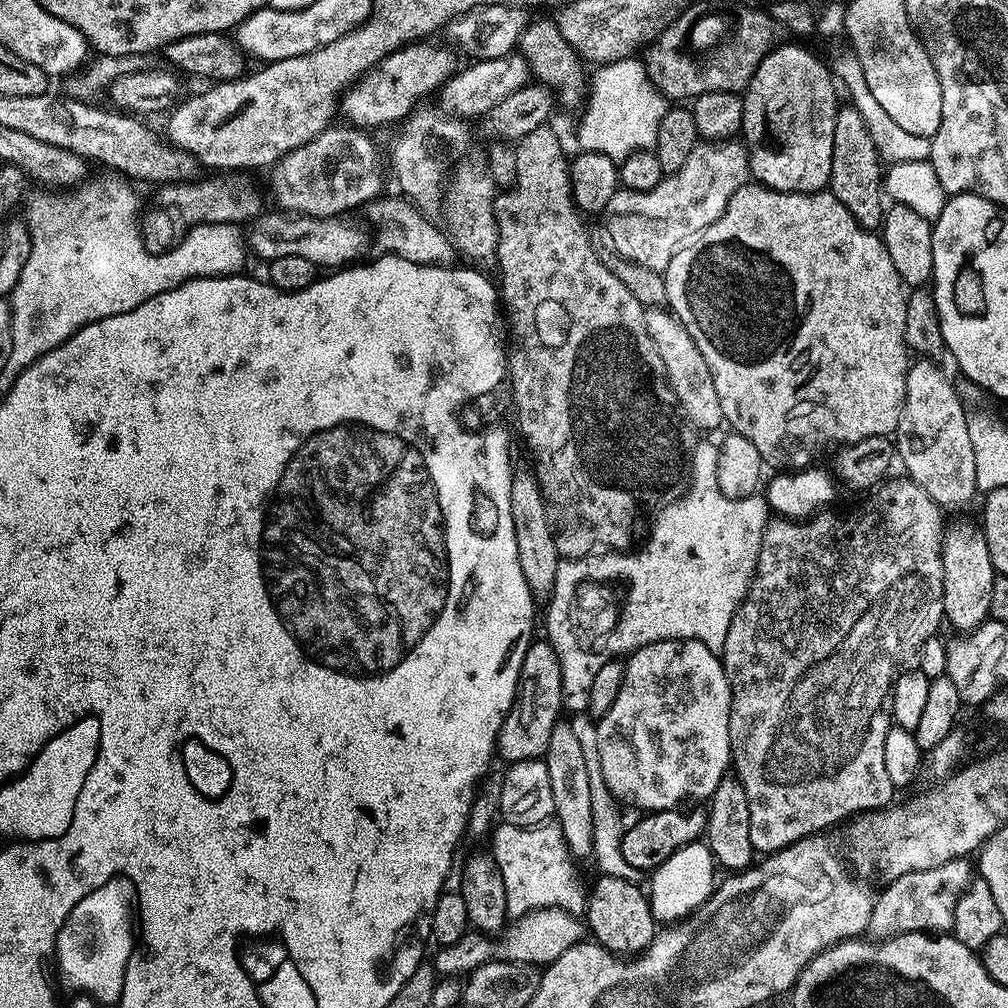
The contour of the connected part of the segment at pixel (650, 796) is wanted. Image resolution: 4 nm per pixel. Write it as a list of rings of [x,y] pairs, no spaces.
[[[663,640],[642,646],[627,657],[624,668],[622,690],[618,690],[618,698],[614,698],[614,706],[606,710],[606,714],[599,717],[596,729],[598,730],[598,758],[602,758],[602,774],[609,790],[617,801],[629,800],[632,804],[644,808],[648,812],[661,812],[663,808],[677,807],[689,796],[689,801],[704,802],[714,794],[718,782],[722,782],[729,775],[732,762],[732,747],[730,746],[730,686],[724,673],[721,657],[715,652],[706,650],[702,642],[697,640]]]

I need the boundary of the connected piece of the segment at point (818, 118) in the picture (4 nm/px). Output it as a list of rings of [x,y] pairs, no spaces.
[[[796,44],[773,47],[762,58],[754,78],[742,93],[744,126],[742,140],[748,150],[749,167],[753,177],[765,188],[779,192],[819,192],[829,187],[832,179],[834,154],[834,122],[836,121],[836,92],[838,84],[829,65],[812,52]]]

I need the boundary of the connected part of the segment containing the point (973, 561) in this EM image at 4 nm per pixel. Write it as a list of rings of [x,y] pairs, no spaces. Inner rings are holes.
[[[949,527],[944,534],[944,549],[940,555],[944,571],[944,620],[957,628],[957,633],[969,634],[989,619],[990,590],[998,574],[992,567],[990,550],[983,533],[971,533],[966,528]]]

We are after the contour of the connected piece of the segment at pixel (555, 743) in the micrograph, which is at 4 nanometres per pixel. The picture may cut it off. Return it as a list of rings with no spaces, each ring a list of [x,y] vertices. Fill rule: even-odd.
[[[567,719],[557,720],[550,734],[550,746],[542,757],[546,770],[550,770],[550,790],[554,794],[554,820],[562,830],[564,841],[568,843],[569,853],[573,857],[591,857],[594,852],[596,827],[592,817],[592,791],[590,773],[586,771],[586,757],[582,754],[582,745],[574,738],[574,730]]]

